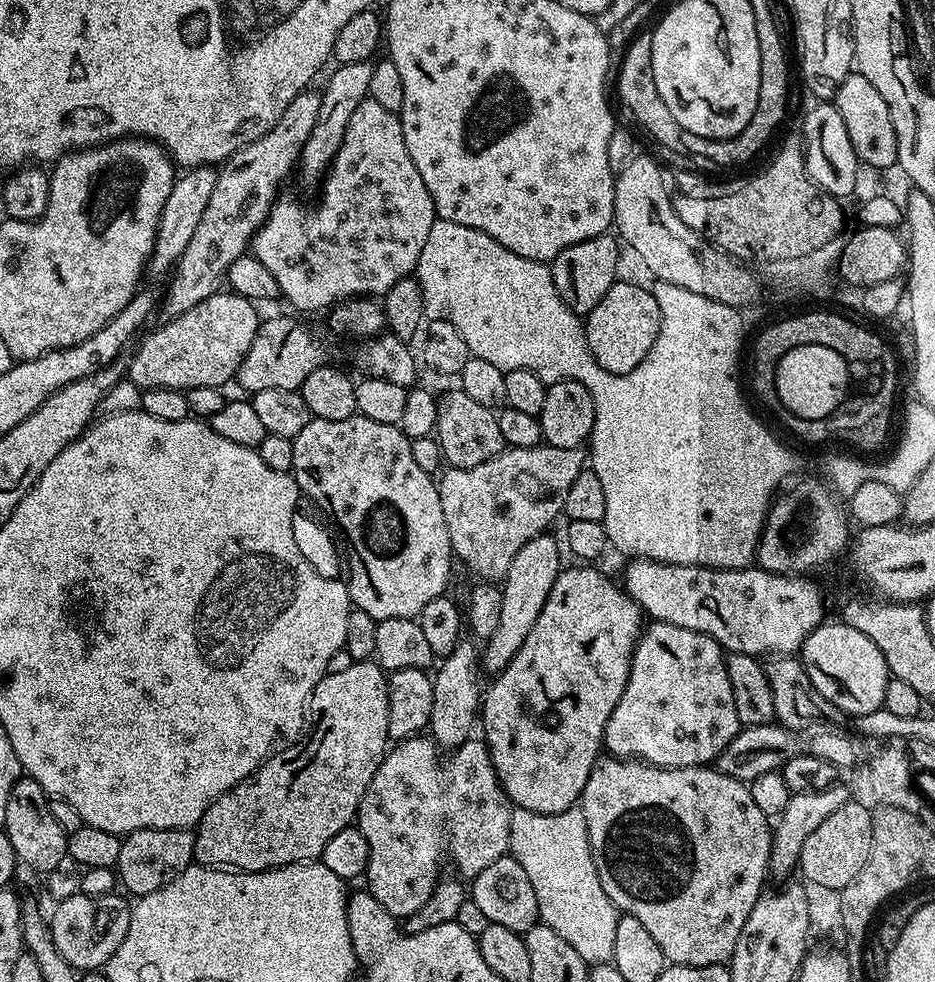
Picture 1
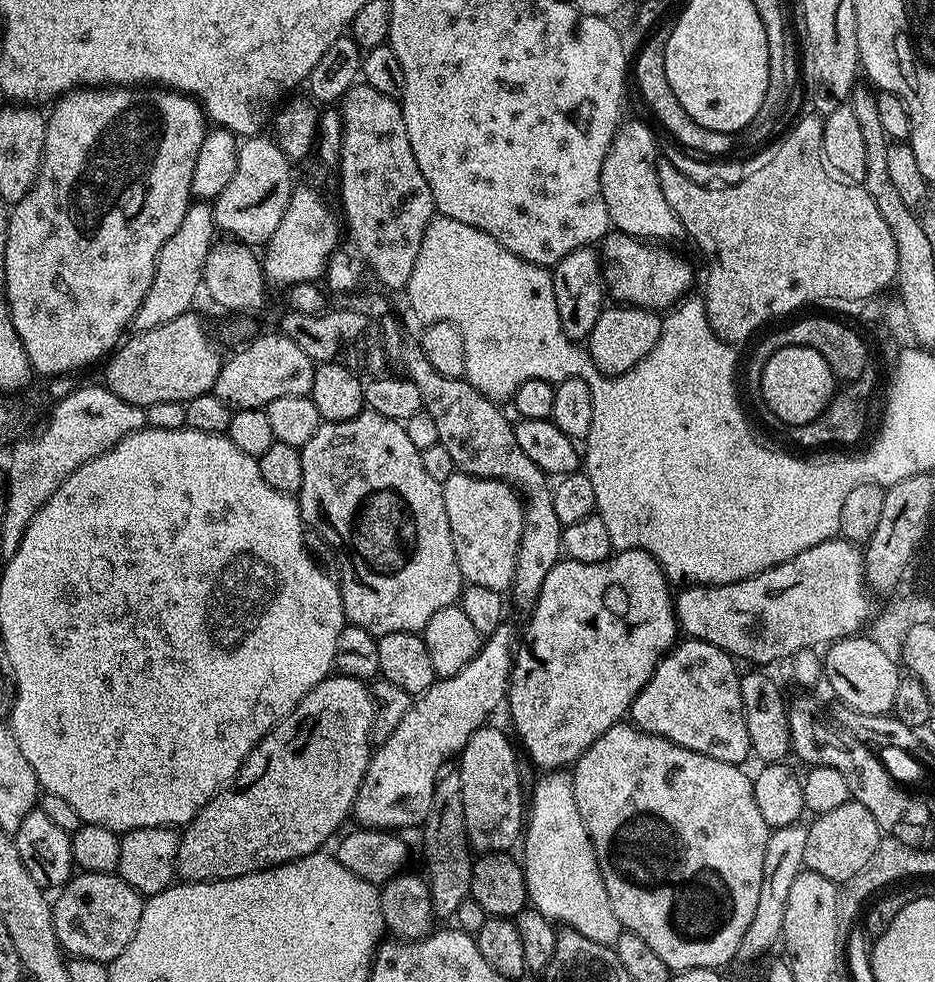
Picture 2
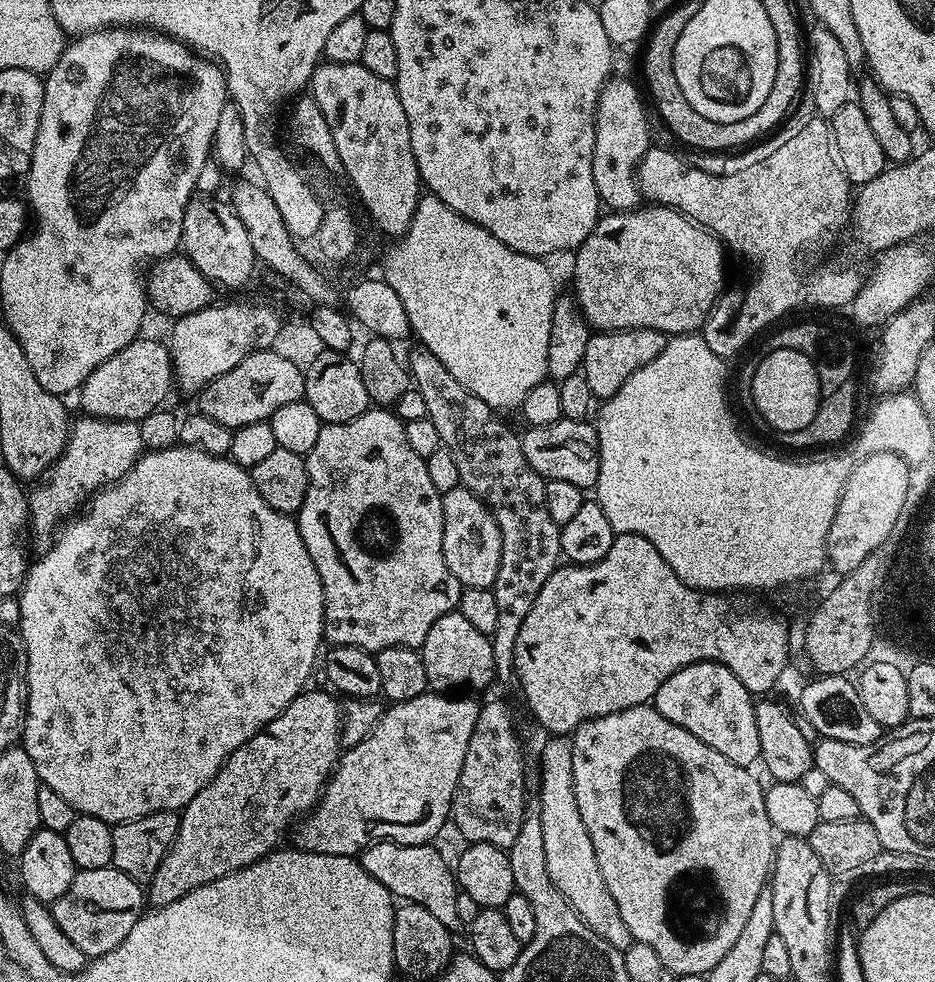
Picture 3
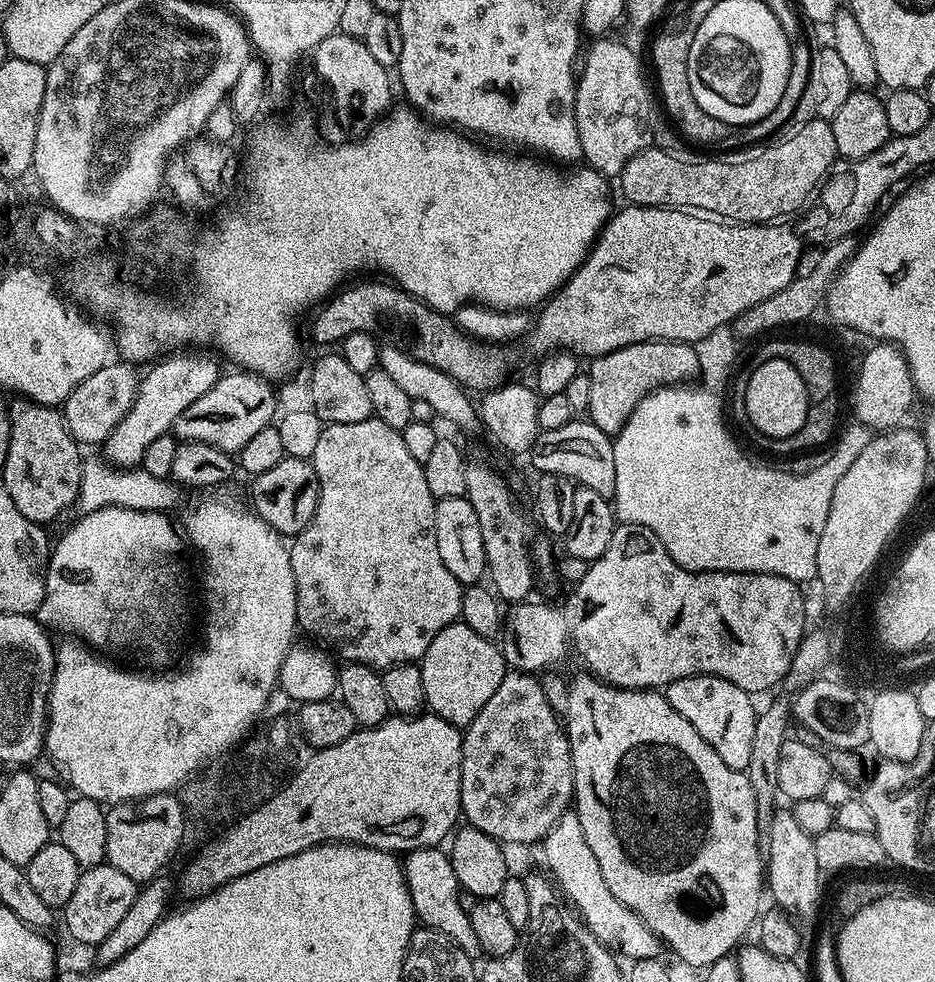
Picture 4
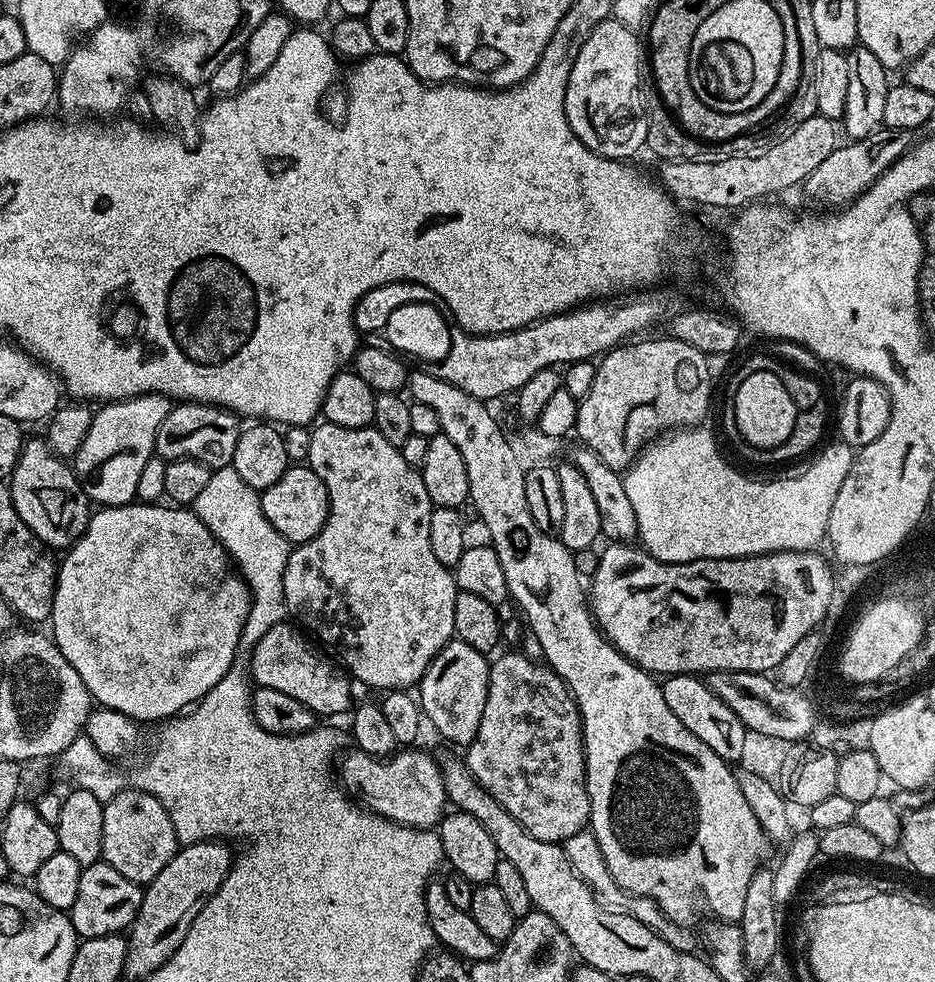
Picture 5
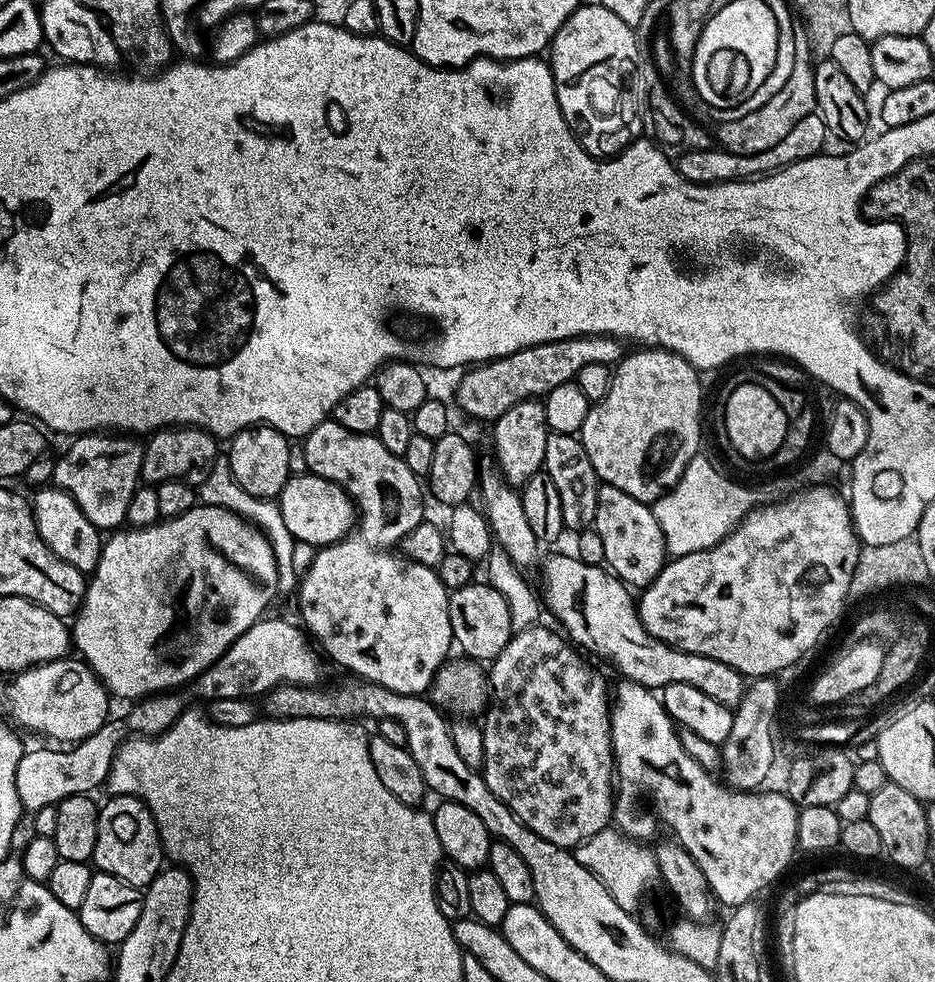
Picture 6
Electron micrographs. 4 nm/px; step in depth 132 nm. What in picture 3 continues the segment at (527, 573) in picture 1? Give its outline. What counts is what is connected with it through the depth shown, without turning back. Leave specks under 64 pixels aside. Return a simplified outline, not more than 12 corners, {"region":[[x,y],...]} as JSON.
{"region":[[481,701],[395,702],[336,761],[291,847],[426,844]]}

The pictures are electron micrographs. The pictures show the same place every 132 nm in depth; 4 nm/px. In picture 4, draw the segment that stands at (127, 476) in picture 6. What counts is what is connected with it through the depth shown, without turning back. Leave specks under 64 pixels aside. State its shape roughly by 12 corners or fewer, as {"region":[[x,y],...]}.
{"region":[[199,351],[139,377],[136,401],[102,445],[110,465],[143,465],[222,369]]}

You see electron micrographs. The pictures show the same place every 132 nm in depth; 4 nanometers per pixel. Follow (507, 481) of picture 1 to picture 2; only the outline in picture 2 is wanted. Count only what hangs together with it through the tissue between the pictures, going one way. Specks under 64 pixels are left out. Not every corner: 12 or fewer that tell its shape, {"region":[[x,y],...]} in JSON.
{"region":[[504,480],[442,486],[461,577],[507,593],[524,506]]}

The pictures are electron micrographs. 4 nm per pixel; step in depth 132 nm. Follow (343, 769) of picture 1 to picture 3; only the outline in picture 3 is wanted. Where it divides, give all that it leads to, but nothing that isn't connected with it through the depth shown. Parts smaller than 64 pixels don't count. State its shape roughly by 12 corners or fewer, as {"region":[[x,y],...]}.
{"region":[[305,690],[179,813],[164,908],[258,862],[316,807],[341,705]]}

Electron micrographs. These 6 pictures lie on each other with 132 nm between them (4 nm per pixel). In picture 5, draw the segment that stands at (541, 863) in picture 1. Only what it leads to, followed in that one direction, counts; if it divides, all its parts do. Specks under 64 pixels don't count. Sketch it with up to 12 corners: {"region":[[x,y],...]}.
{"region":[[591,830],[562,847],[600,903],[625,912],[674,950],[697,951],[697,933],[648,896],[616,885]]}

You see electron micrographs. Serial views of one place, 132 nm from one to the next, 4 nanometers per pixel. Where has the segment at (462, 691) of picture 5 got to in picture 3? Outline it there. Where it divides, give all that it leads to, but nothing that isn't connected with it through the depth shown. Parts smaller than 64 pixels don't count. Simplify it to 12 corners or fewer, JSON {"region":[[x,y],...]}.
{"region":[[459,610],[418,651],[431,691],[496,680],[491,639]]}

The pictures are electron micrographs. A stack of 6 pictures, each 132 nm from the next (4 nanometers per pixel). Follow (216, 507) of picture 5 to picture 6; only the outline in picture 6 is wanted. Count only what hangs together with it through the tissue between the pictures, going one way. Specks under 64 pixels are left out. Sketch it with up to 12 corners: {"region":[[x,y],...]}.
{"region":[[227,459],[199,484],[203,503],[256,525],[274,550],[279,591],[297,587],[296,548],[275,499],[238,486]]}

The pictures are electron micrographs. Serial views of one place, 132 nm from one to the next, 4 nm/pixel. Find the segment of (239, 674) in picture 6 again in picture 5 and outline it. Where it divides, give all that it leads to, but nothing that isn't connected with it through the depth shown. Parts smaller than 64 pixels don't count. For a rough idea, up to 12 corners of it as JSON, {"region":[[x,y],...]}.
{"region":[[299,627],[251,649],[251,679],[319,717],[346,714],[351,677]]}

